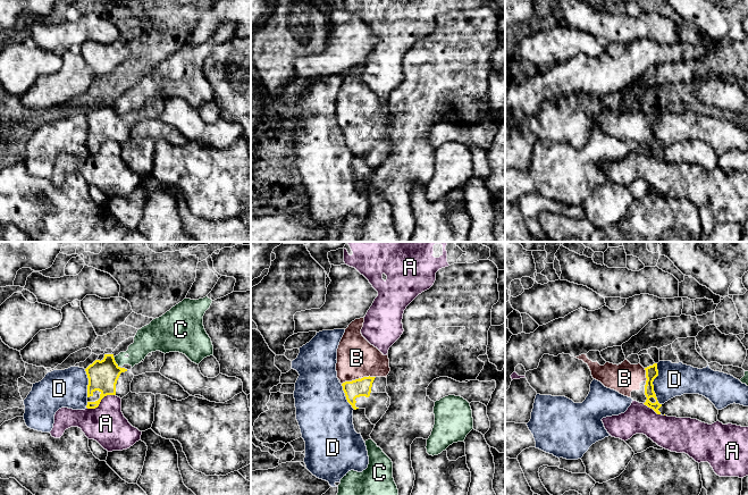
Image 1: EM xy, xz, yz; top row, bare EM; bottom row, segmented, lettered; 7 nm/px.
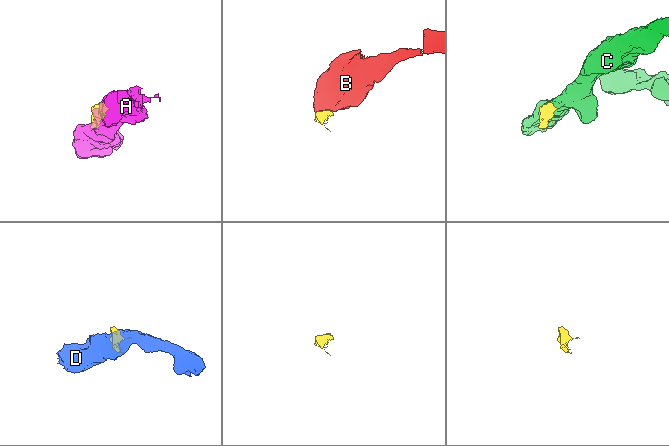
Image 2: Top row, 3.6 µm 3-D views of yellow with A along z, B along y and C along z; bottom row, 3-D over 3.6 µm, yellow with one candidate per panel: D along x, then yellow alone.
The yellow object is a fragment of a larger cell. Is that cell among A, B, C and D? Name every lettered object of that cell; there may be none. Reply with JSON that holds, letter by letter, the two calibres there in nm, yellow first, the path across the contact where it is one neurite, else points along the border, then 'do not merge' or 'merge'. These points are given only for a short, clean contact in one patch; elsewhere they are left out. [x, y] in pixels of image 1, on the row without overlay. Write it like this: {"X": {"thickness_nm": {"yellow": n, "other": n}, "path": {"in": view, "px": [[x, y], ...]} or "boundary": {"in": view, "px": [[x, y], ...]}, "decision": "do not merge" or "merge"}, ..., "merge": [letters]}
{"A": {"thickness_nm": {"yellow": 220, "other": 280}, "boundary": {"in": "xy", "px": [[115, 140], [108, 140], [94, 153], [86, 153]]}, "decision": "do not merge"}, "B": {"thickness_nm": {"yellow": 130, "other": 280}, "path": {"in": "xz", "px": [[359, 133], [355, 133], [350, 127], [350, 112], [356, 103]]}, "decision": "merge"}, "C": {"thickness_nm": {"yellow": 220, "other": 160}, "boundary": {"in": "xy", "px": [[112, 102], [119, 112]]}, "decision": "do not merge"}, "D": {"thickness_nm": {"yellow": 90, "other": 240}, "boundary": {"in": "yz", "px": [[656, 109], [657, 122], [653, 127], [653, 136], [661, 150]]}, "decision": "do not merge"}, "merge": ["B"]}

